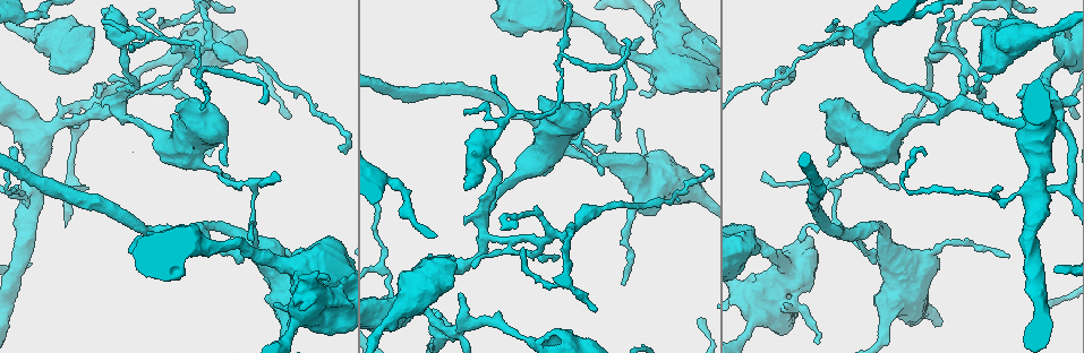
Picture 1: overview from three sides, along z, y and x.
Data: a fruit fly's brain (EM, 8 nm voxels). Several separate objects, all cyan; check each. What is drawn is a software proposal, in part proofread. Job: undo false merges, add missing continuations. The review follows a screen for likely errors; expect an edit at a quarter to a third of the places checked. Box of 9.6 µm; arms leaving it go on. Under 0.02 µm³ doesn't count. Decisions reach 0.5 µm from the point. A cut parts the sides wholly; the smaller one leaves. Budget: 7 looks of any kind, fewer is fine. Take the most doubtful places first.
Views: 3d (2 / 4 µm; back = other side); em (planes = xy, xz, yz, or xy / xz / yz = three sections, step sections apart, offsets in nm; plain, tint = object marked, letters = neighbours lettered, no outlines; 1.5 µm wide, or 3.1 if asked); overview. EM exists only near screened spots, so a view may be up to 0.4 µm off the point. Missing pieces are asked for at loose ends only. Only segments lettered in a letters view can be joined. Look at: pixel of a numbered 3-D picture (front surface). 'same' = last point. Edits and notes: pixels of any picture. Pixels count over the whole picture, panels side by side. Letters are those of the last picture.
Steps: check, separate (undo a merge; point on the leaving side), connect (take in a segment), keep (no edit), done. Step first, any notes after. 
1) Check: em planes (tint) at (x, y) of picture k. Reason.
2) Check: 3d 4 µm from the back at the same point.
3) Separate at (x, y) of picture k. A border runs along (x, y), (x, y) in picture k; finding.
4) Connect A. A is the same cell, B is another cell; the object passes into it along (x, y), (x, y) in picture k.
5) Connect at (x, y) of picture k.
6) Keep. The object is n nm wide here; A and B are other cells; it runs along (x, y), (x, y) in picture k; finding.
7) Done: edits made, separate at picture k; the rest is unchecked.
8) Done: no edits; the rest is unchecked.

Check: 3d 4 µm at (794, 304) of picture 1. Sudden change in width.

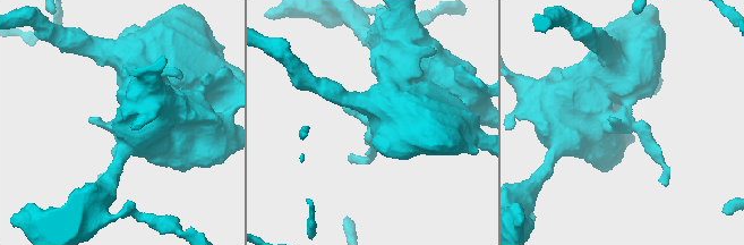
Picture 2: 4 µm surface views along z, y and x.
Check: em planes (letters) at (621, 118) of picture 2.

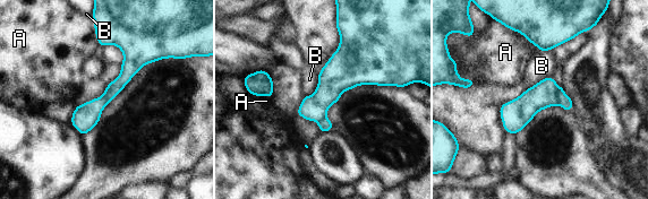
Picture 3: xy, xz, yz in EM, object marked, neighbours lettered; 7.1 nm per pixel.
Separate at (544, 94) of picture 3. The object is 120 nm wide here; the longest contact is with A, 240 nm; A and B are other cells; two cells meet here.

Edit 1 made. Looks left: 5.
Check: em planes (plain) at (925, 155) of picture 1. End of a long branch.

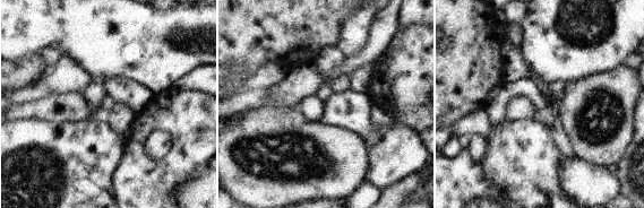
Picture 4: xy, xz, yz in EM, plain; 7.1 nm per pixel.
Check: em planes (letters) at the same point. See the neighbours.

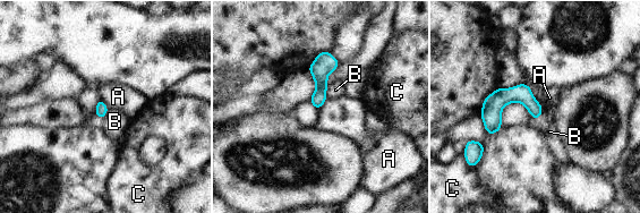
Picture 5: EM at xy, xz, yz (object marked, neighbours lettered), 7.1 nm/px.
Keep. The longest contact is with A, 140 nm; A, B and C are other cells; it runs along (485, 103), (523, 96), (539, 110) in picture 5; none of them fits.

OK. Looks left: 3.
Check: 3d 2 µm at (1058, 107) of picture 1.

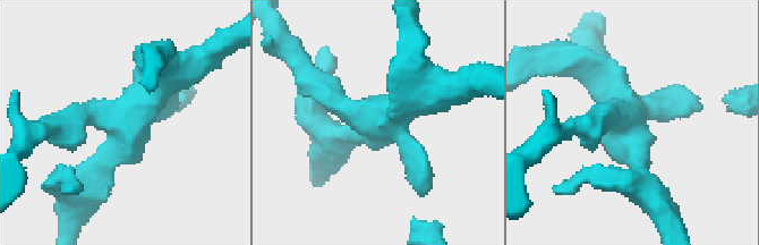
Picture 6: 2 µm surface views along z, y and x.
Check: em planes (letters) at (623, 118) of picture 6.

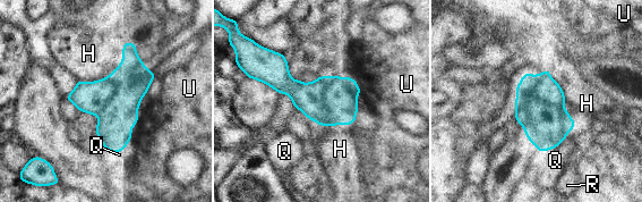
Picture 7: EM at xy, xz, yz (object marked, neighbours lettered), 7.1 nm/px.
Separate at (120, 115) of picture 7. H, Q, R and U are other cells; the part that leaves runs along (131, 45), (135, 89), (110, 149) in picture 7; a second cell is stuck on.

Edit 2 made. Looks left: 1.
Done: edits made, separate at picture 3, separate at picture 7; the rest is unchecked.

